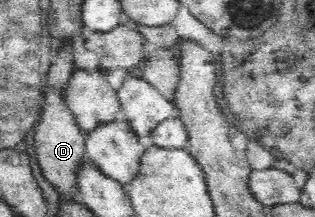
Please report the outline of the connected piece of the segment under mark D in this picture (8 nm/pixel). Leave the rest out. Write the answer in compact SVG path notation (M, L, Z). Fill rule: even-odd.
M63 45L54 50L51 67L48 71L46 85L45 106L41 115L41 123L34 133L35 159L41 168L43 177L57 189L60 199L73 201L77 193L81 193L79 175L81 169L88 162L85 135L76 123L73 112L66 103L69 79L73 75L74 55L70 45Z

